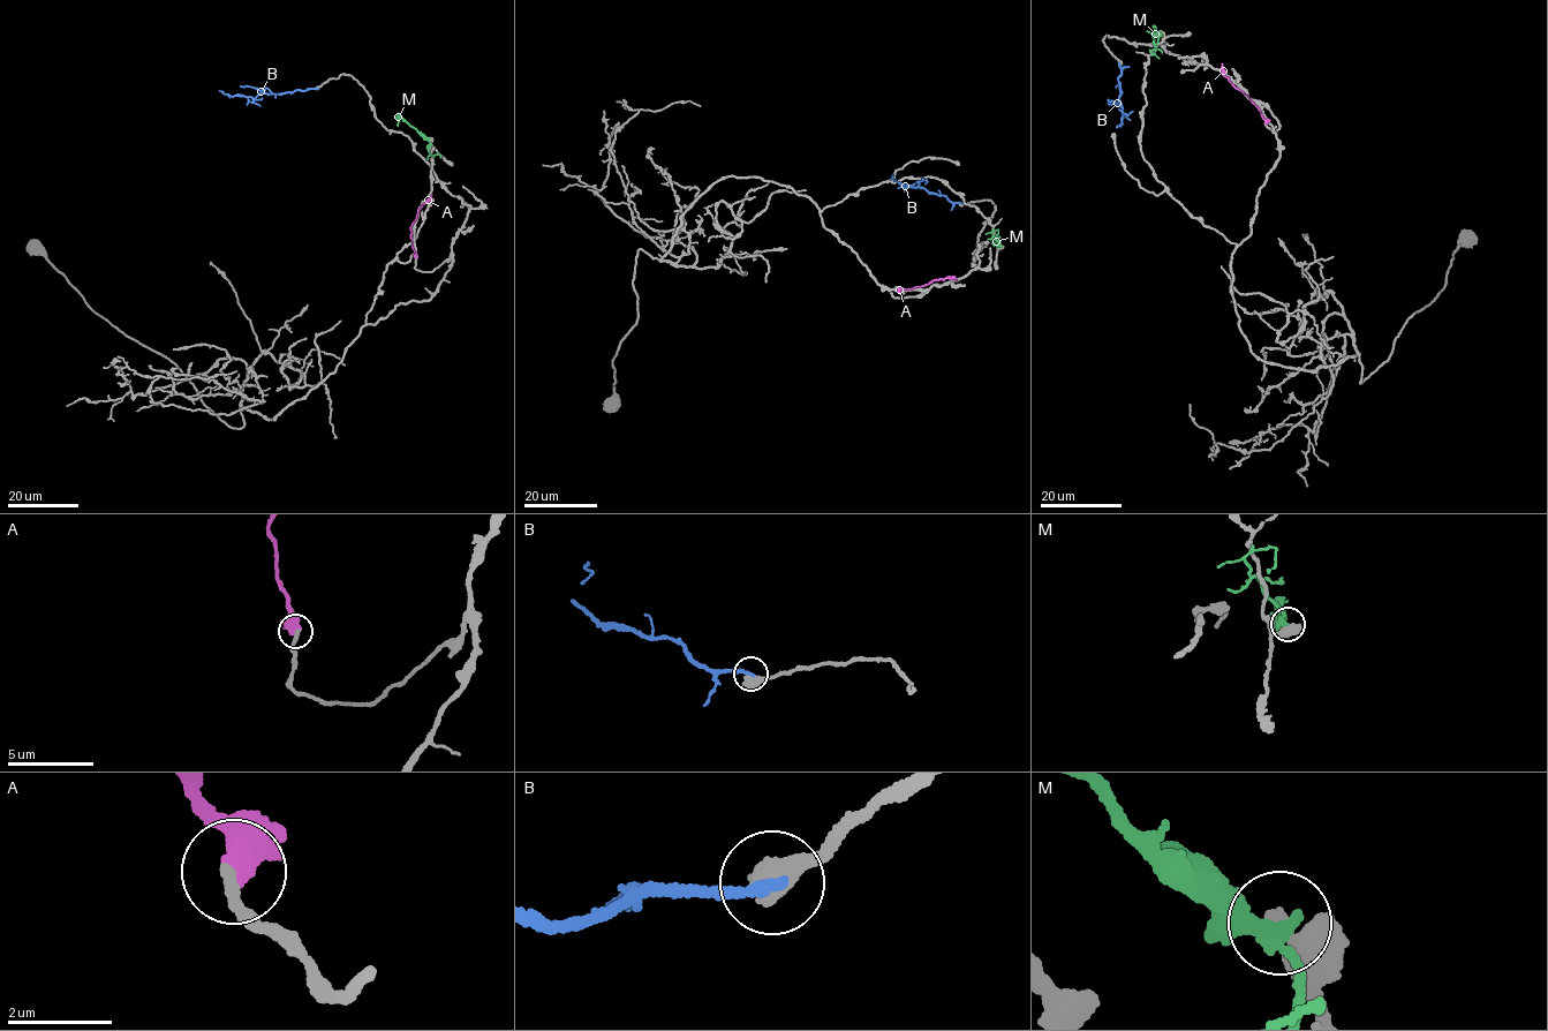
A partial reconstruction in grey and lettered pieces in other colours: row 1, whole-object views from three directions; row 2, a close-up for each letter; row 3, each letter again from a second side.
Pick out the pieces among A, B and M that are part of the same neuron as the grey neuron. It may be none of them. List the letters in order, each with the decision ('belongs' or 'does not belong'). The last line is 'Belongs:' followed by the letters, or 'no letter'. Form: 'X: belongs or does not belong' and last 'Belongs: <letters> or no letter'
A: belongs
B: does not belong
M: does not belong
Belongs: A

